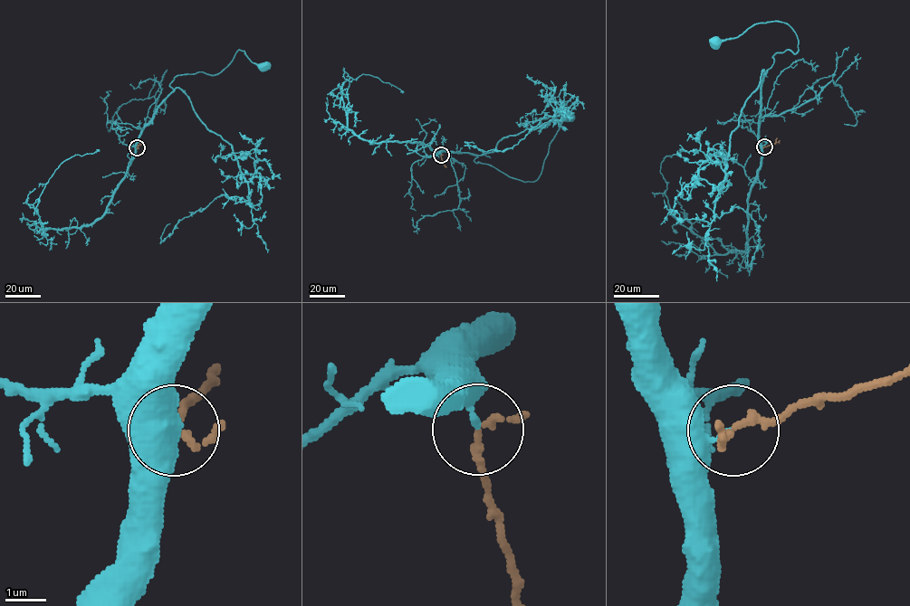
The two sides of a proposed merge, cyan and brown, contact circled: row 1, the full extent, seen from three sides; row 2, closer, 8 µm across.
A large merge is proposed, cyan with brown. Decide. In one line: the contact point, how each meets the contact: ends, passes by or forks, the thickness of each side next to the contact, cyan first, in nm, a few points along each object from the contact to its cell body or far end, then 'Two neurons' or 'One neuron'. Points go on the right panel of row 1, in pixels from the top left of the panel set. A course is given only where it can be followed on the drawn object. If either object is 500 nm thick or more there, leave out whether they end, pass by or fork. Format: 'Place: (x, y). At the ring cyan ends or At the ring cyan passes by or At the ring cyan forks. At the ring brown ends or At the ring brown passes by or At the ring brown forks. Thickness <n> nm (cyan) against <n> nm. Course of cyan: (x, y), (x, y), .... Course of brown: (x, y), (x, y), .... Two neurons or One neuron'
Place: (764, 146). At the ring cyan ends. At the ring brown passes by. Thickness 200 nm (cyan) against 170 nm. Course of cyan: (764, 147), (759, 131), (762, 77), (776, 52), (798, 51), (797, 35), (786, 23), (770, 21), (716, 42). Course of brown: (764, 147), (780, 140). One neuron

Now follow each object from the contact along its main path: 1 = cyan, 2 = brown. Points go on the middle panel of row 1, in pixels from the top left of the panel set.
1: (441, 155), (443, 151), (468, 152), (477, 156), (475, 163), (533, 181), (541, 172), (560, 124), (570, 118)
2: (441, 155), (446, 167)

